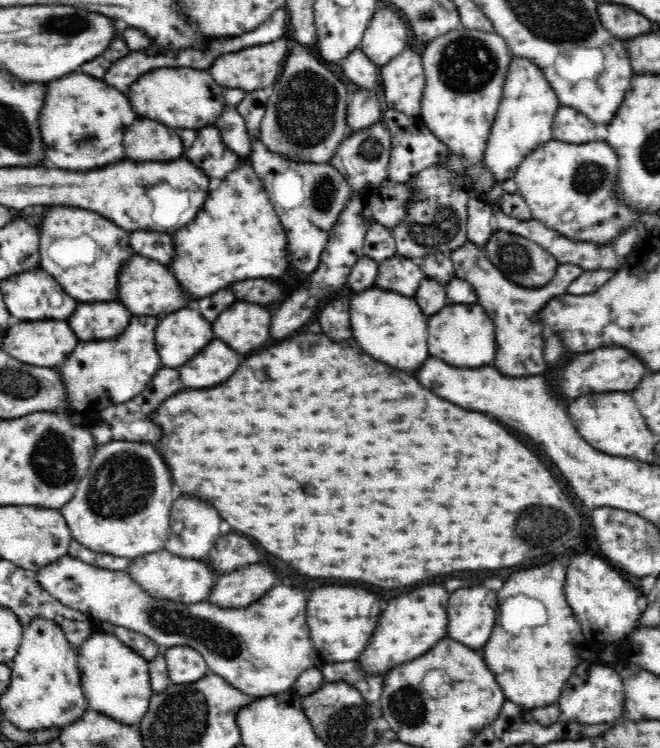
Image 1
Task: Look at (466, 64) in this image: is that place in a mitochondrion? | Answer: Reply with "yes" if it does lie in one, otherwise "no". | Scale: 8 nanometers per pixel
yes

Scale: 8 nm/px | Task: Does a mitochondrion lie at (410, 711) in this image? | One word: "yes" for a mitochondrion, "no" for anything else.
yes

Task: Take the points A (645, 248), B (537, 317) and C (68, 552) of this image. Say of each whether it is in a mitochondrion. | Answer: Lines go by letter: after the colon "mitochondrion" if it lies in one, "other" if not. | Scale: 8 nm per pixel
A: other
B: other
C: other

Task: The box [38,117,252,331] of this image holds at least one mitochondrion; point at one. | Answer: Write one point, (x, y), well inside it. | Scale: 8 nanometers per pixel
(87, 140)

